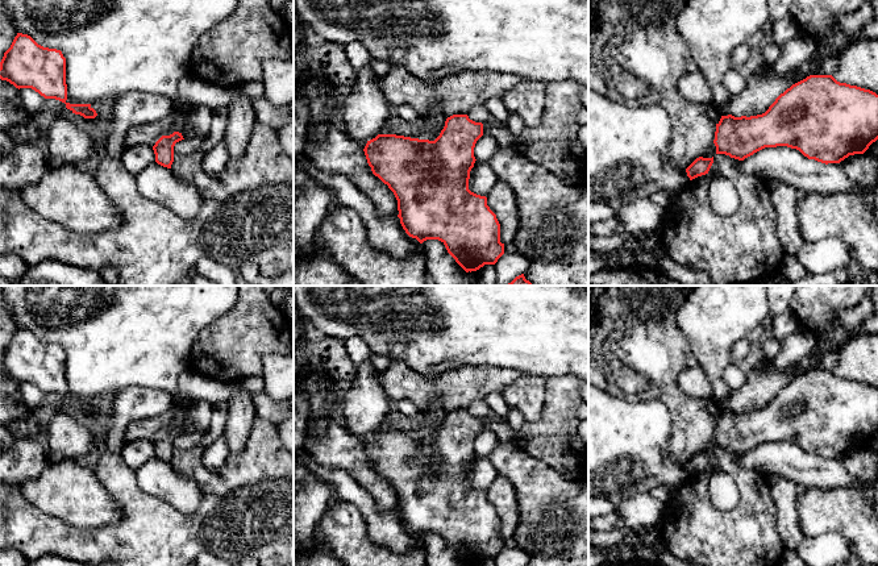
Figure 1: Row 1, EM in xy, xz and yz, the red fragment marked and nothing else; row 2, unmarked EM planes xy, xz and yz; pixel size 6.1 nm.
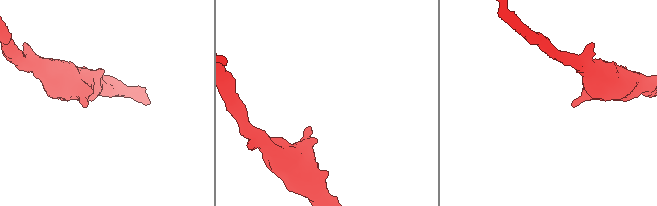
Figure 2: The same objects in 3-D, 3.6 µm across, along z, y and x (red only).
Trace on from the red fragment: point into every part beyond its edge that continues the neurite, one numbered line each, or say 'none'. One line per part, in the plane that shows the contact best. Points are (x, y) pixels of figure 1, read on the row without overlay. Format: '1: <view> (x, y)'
none

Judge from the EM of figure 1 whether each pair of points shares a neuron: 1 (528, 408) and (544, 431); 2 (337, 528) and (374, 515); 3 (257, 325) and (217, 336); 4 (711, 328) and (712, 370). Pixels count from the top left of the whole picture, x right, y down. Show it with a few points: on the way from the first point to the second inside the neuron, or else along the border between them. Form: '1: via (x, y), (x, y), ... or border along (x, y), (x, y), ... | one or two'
1: border along (544, 390), (542, 412), (529, 424) | two
2: border along (340, 500), (358, 510), (367, 535), (379, 546) | two
3: via (248, 332), (244, 336), (227, 336) | one
4: via (711, 338), (712, 360) | one

